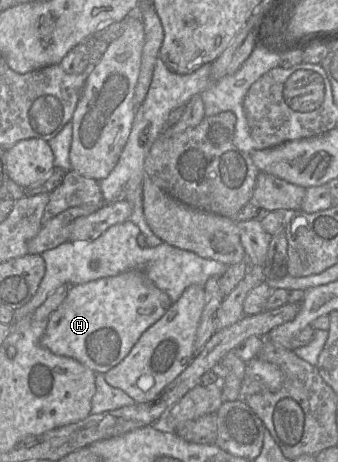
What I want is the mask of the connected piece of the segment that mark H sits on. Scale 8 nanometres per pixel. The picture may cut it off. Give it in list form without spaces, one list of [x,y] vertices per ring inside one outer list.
[[[129,270],[116,276],[74,285],[61,305],[49,316],[40,343],[55,355],[73,358],[96,374],[105,374],[130,353],[141,335],[155,324],[172,304],[170,297],[140,270]]]

